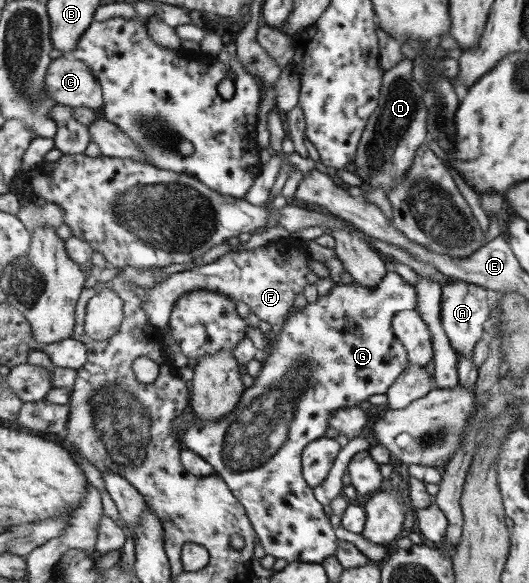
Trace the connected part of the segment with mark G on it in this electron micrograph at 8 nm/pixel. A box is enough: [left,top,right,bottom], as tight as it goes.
[182,270,420,563]

